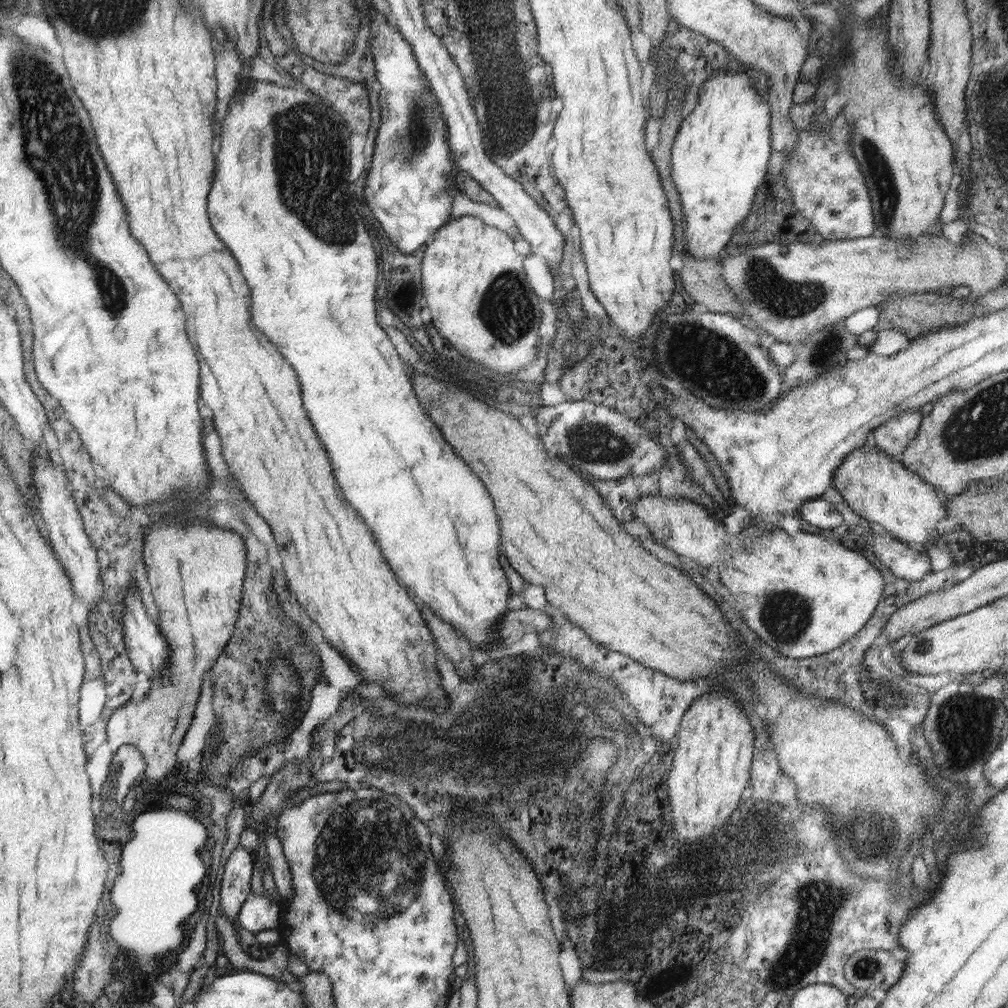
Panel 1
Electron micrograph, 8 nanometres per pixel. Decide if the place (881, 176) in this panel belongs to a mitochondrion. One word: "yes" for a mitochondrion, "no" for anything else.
yes

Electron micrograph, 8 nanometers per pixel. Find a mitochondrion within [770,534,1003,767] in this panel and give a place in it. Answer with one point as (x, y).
(968, 718)

